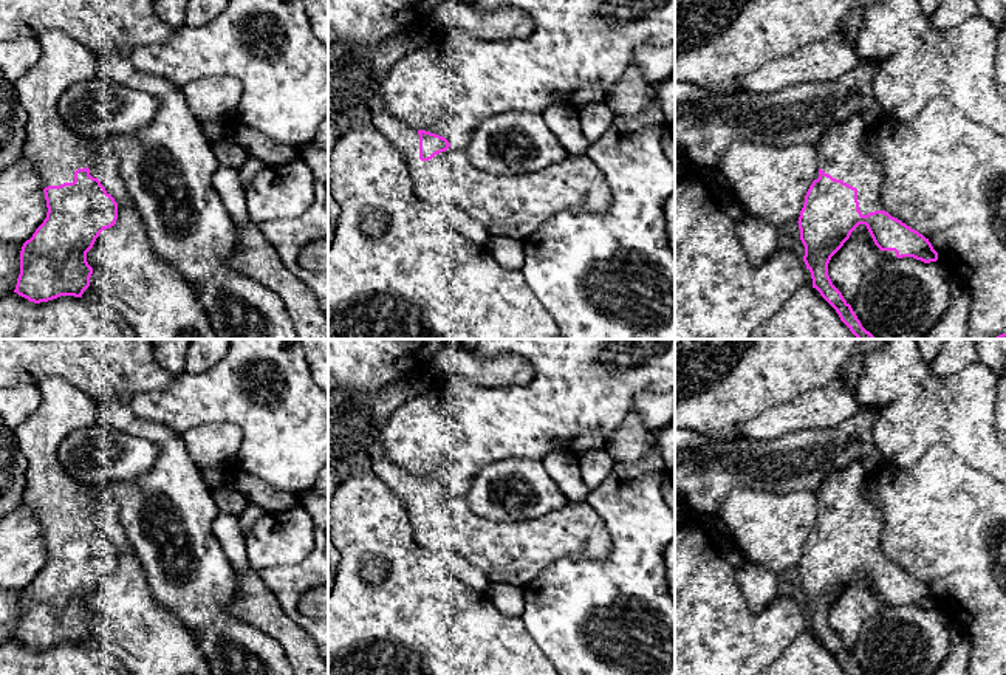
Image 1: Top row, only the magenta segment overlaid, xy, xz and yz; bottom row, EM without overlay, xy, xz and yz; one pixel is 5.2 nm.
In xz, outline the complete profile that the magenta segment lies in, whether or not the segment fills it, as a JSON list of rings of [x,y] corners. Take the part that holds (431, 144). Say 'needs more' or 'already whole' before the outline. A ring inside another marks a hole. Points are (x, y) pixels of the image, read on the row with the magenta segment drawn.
needs more; [[[384,110],[376,113],[370,124],[404,155],[413,184],[441,178],[443,156],[450,147],[446,138],[416,130]]]

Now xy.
needs more; [[[57,29],[43,31],[37,42],[42,48],[39,60],[14,82],[26,113],[26,141],[22,158],[29,159],[40,176],[48,207],[43,223],[22,246],[20,274],[14,290],[34,303],[60,296],[82,297],[93,274],[87,252],[99,234],[115,226],[118,220],[118,203],[96,173],[94,155],[102,147],[102,139],[74,135],[57,113],[57,102],[71,84],[99,74],[99,57],[84,43]]]

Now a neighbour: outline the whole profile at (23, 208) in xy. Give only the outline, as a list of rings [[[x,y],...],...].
[[[29,159],[0,173],[0,242],[25,243],[46,218],[40,176]]]

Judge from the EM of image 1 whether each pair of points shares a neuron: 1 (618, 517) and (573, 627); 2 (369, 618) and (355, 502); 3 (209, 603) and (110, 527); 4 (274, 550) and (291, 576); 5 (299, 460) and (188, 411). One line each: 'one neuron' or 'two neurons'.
1: one neuron
2: one neuron
3: two neurons
4: two neurons
5: one neuron

